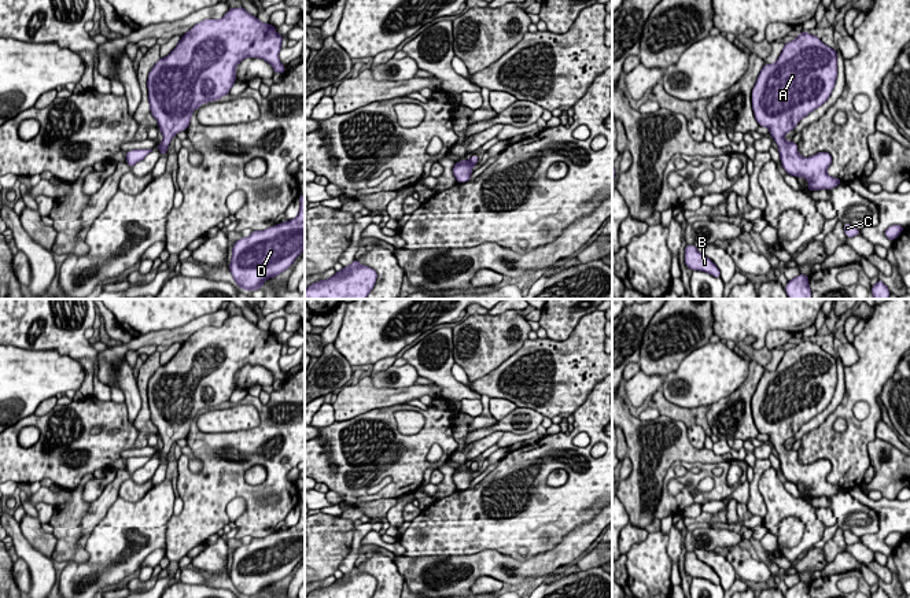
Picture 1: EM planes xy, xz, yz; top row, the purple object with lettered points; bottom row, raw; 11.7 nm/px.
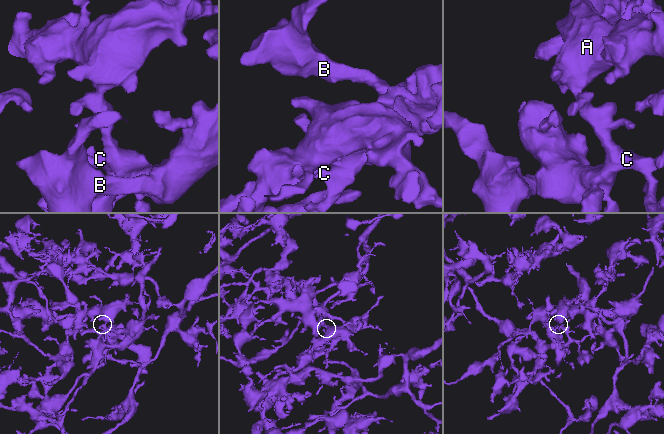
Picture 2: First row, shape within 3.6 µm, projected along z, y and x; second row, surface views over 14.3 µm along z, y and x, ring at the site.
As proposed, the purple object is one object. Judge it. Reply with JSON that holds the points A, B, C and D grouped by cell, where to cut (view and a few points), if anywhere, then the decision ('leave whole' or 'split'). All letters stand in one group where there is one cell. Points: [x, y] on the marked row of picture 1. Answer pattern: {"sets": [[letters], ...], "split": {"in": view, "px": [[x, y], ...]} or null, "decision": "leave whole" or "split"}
{"sets": [["A", "B", "C", "D"]], "split": null, "decision": "leave whole"}

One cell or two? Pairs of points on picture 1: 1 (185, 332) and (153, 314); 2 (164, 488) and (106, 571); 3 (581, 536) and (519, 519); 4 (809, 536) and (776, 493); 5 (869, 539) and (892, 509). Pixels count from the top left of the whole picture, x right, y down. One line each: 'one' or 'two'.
1: two
2: one
3: two
4: one
5: one

